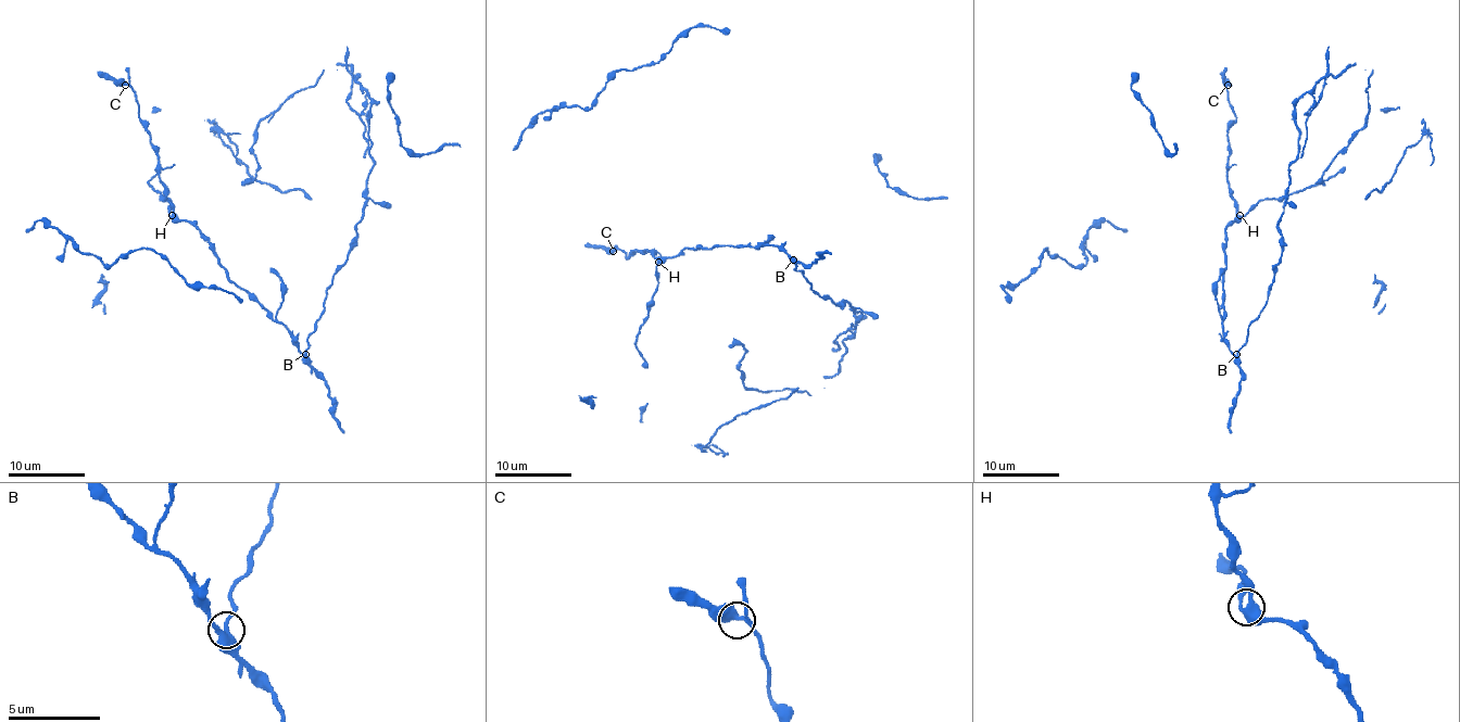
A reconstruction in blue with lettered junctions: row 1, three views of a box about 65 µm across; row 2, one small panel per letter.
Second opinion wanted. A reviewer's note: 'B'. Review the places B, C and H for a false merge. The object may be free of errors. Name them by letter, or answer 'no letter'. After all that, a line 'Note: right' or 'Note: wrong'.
B
Note: right

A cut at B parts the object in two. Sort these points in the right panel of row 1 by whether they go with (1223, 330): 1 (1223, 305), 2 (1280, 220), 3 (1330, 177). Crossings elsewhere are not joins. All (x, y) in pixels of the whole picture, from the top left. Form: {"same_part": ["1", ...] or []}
{"same_part": ["1", "3"]}

